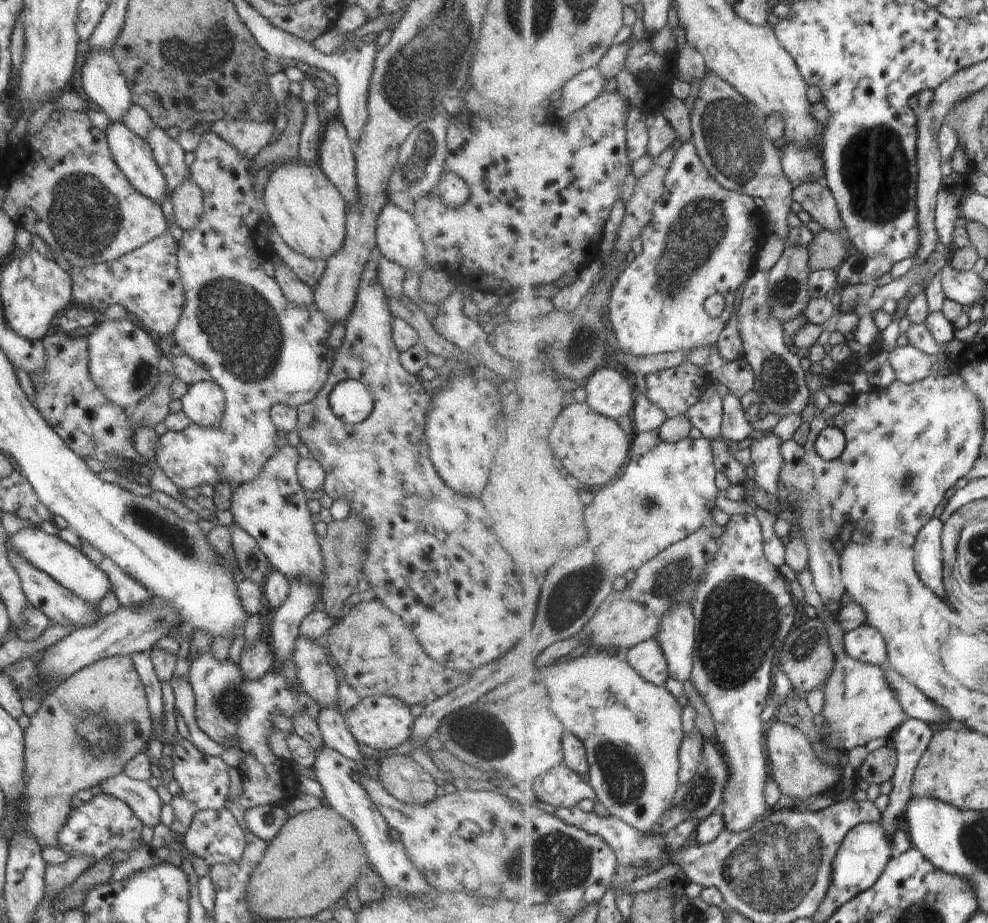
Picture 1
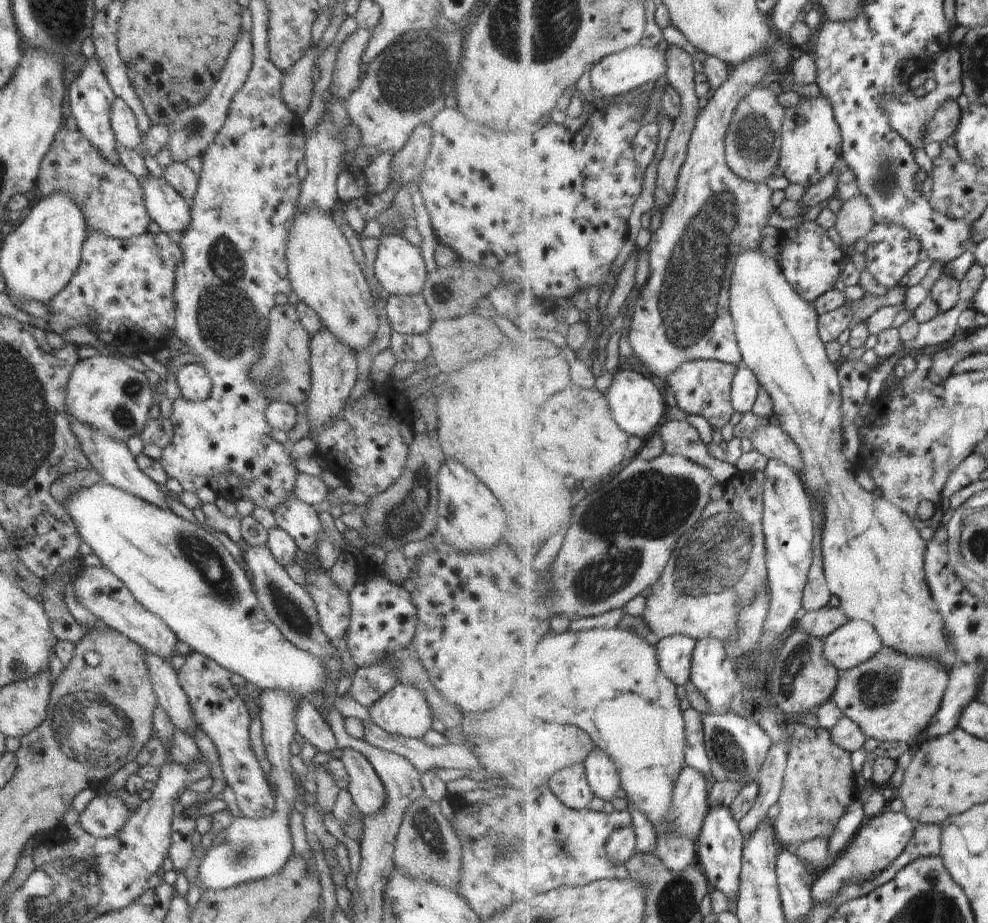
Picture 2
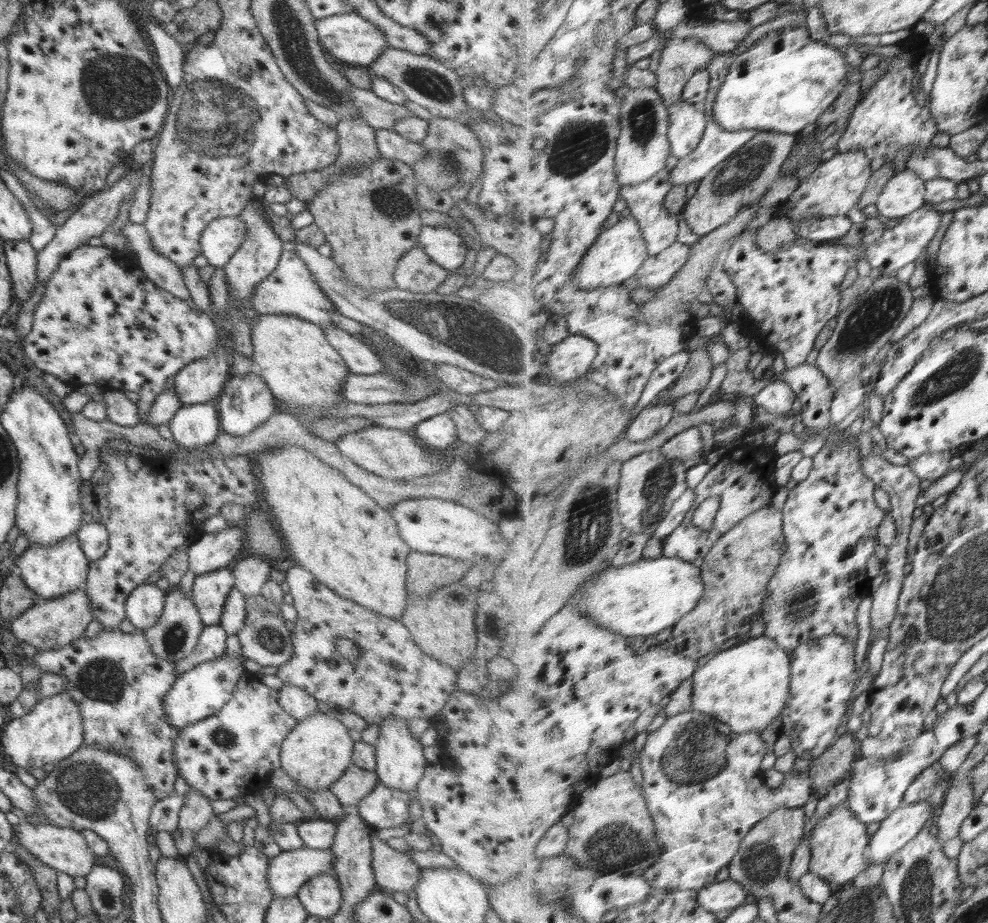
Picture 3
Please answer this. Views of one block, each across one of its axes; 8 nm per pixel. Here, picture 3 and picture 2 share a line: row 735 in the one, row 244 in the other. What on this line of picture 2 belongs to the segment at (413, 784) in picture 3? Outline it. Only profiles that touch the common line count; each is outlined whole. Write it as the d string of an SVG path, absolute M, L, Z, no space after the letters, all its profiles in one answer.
M383 235L374 260L374 274L392 297L420 295L429 268L419 249L400 235Z

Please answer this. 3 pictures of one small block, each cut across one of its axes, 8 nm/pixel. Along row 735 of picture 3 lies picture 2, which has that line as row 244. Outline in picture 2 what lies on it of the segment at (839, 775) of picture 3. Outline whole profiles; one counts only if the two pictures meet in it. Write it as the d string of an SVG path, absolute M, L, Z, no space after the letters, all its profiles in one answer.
M863 193L846 201L838 214L836 228L842 236L842 247L849 252L862 238L867 237L877 226L875 207Z

